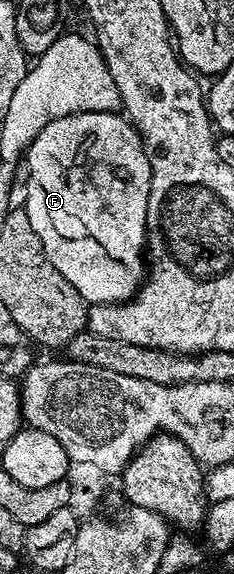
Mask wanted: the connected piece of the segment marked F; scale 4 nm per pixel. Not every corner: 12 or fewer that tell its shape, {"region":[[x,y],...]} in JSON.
{"region":[[121,113],[52,120],[24,209],[86,304],[144,281],[150,165]]}

